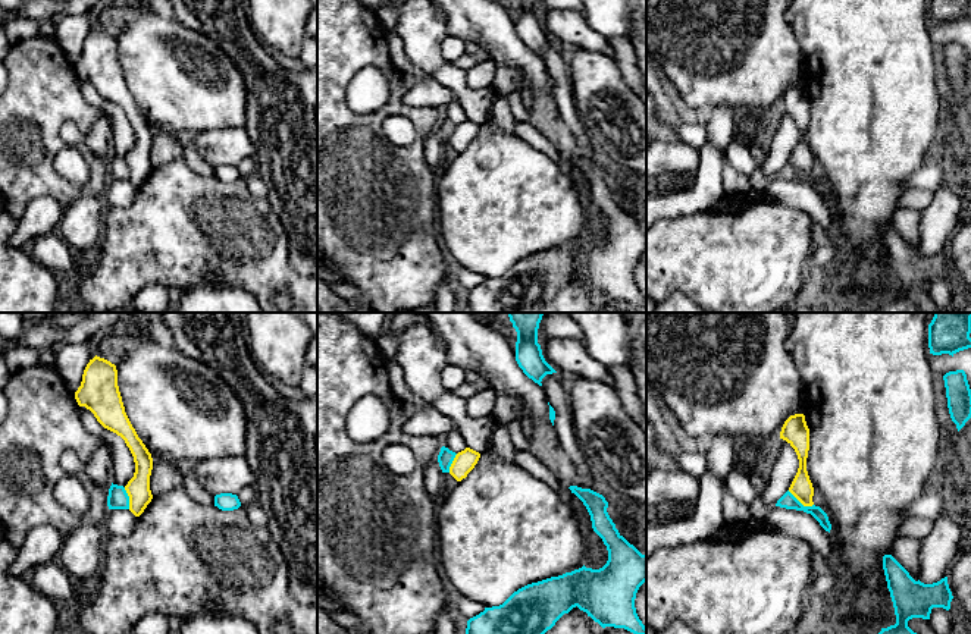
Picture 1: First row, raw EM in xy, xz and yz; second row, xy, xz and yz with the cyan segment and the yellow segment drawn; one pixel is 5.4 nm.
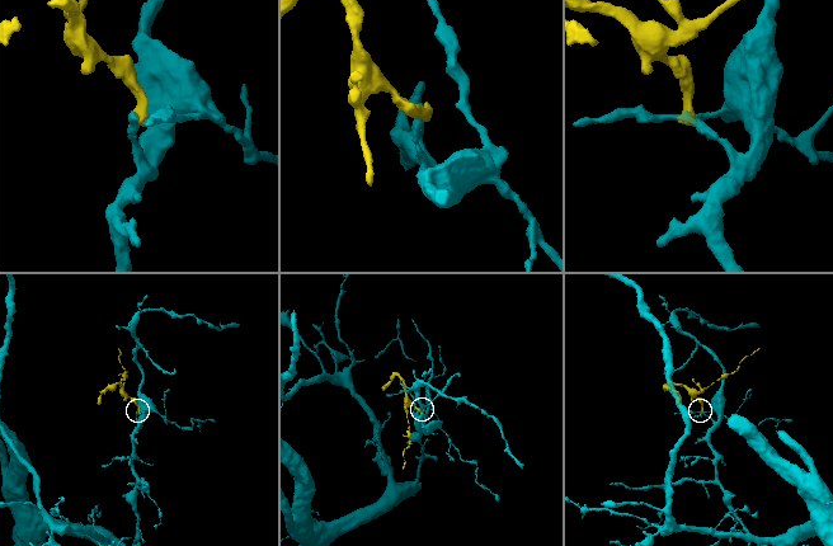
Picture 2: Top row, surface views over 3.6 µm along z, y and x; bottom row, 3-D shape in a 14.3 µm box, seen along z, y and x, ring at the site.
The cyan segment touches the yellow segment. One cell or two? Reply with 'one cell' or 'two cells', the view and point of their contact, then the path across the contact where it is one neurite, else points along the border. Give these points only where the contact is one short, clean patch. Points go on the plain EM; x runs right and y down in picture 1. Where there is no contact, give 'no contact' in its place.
two cells; meets cyan in yz at (799, 173); border along yz (788, 162), (804, 176), (813, 176)

